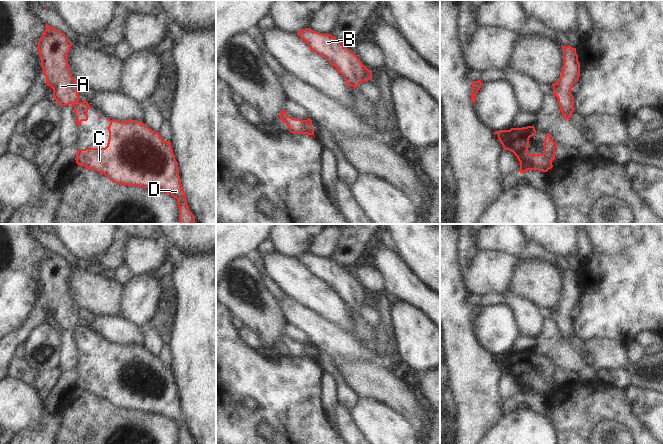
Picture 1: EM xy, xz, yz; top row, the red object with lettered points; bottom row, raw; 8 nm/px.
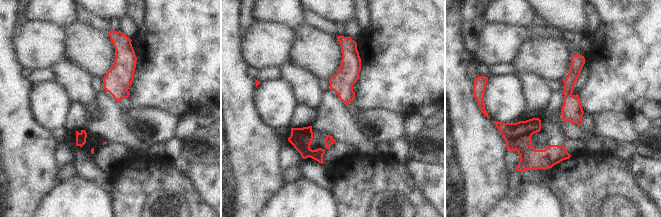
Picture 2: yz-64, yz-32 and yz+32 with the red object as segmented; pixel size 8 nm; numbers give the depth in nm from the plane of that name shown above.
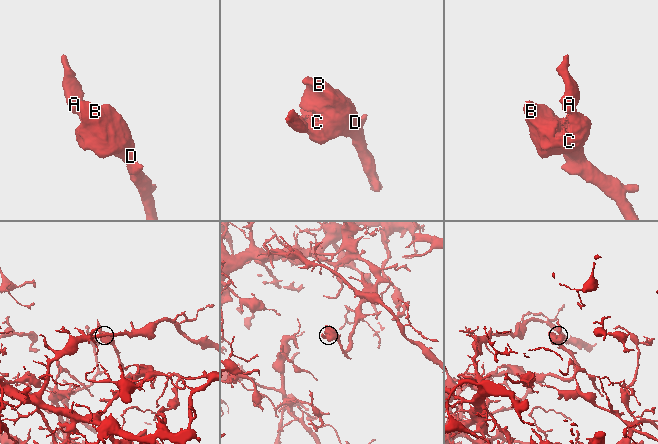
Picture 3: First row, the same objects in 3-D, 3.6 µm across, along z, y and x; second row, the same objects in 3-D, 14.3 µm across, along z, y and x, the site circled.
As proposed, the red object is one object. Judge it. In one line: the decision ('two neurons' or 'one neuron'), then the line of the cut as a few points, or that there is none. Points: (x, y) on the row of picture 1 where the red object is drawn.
one neuron; cut none

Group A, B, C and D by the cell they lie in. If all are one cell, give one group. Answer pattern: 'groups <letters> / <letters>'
groups A B C D

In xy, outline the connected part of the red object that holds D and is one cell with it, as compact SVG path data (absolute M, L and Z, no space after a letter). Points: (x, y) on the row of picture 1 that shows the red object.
M110 120L107 129L109 131L107 146L77 150L76 163L104 174L116 184L151 188L171 194L178 202L179 224L193 224L195 217L189 209L185 192L181 187L171 142L163 140L159 132L138 120Z

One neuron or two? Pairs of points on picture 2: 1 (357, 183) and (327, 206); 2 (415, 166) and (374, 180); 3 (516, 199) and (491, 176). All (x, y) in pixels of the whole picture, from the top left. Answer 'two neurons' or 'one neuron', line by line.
1: two neurons
2: two neurons
3: two neurons

